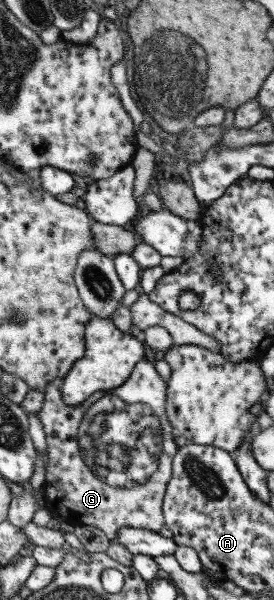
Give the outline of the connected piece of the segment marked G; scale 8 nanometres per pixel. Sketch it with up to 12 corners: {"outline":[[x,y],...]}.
{"outline":[[148,356],[36,413],[43,508],[158,533],[177,447]]}

